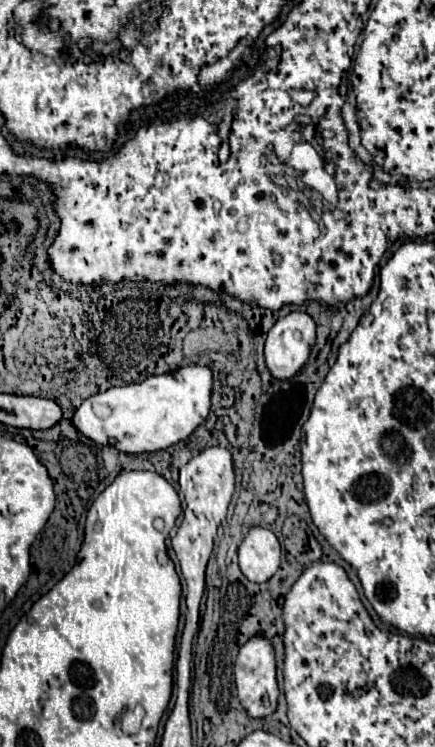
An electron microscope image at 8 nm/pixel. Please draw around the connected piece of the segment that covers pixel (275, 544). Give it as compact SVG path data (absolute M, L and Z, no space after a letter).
M254 526L238 548L240 570L252 582L266 582L280 566L280 542L268 528Z

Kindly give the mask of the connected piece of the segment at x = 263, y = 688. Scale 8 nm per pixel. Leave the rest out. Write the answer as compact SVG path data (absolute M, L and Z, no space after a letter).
M264 634L252 636L238 652L236 664L234 664L234 680L238 688L238 698L240 704L246 708L246 712L252 718L262 718L268 716L276 710L278 704L278 682L276 682L276 656L274 656L274 646Z

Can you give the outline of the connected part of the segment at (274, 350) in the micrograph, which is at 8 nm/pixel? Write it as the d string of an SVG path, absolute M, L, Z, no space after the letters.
M306 312L280 318L266 338L266 366L276 380L292 380L302 370L316 340L316 324Z

